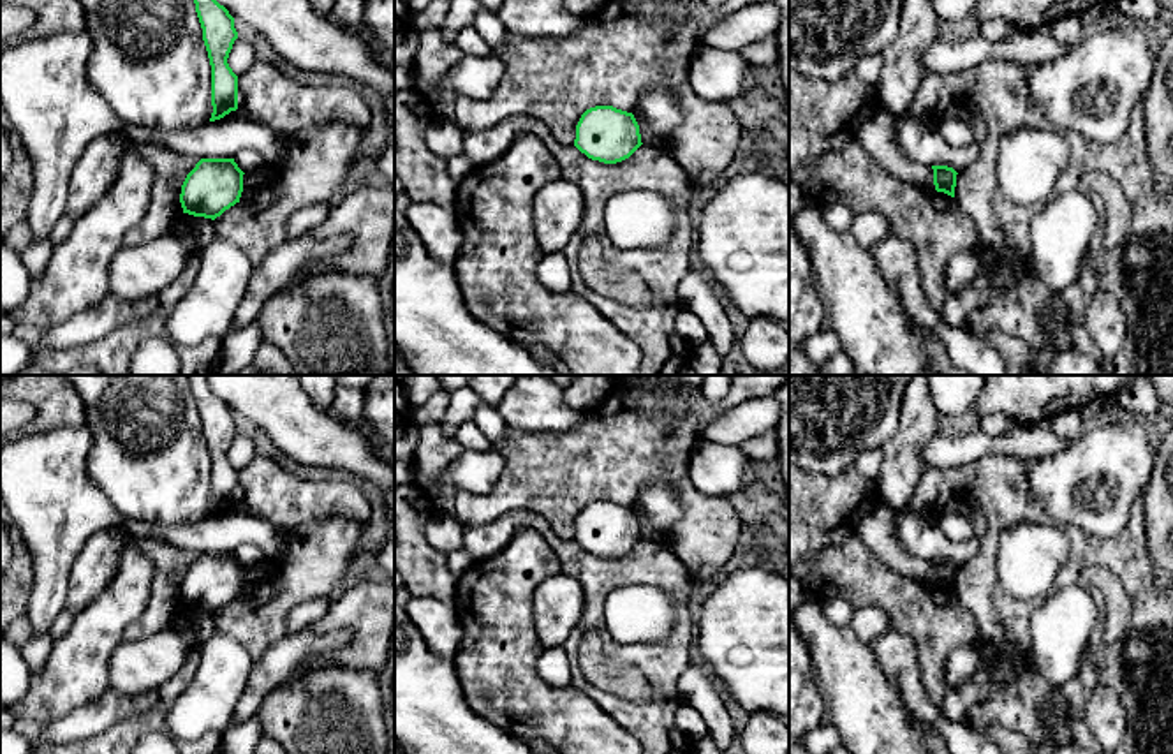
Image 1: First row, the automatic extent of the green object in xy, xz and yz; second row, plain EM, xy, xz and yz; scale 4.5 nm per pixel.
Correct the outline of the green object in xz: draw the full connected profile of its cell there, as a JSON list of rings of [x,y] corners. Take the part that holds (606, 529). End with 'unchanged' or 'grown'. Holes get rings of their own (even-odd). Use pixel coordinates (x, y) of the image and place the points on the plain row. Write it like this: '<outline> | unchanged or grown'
[[[613,500],[586,504],[576,520],[574,541],[592,555],[616,558],[629,553],[641,539],[634,509]]] | unchanged

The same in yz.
[[[932,560],[932,564],[933,564],[935,585],[955,592],[955,581],[956,581],[956,569],[958,567],[948,560]]] | unchanged

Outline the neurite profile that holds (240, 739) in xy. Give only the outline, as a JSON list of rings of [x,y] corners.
[[[257,715],[231,726],[215,754],[254,754],[255,745],[262,736]]]

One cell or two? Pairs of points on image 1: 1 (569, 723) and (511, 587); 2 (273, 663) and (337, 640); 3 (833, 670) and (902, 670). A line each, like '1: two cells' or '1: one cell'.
1: one cell
2: one cell
3: two cells

